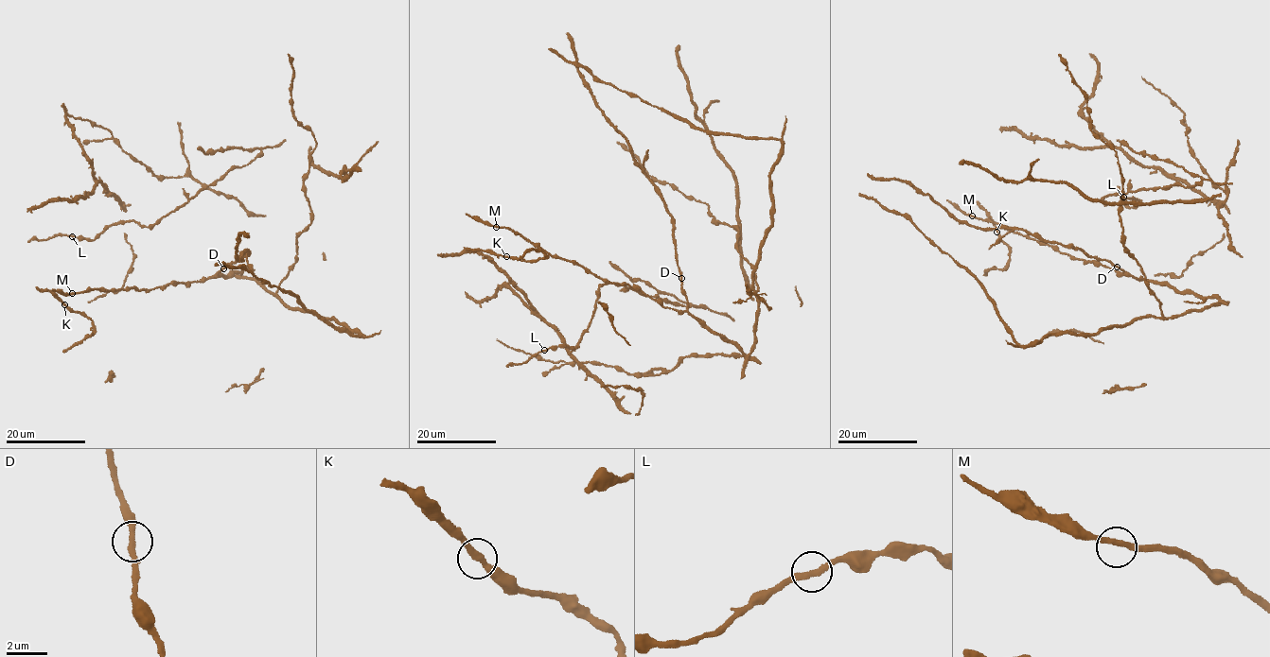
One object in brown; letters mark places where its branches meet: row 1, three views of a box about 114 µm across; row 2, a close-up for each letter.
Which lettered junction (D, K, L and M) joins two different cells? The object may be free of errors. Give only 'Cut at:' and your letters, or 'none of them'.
Cut at: none of them

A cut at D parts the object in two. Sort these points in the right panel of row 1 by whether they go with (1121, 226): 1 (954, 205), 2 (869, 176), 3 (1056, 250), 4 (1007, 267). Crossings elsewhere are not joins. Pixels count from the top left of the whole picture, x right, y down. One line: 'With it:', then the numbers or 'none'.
With it: 1, 3, 4

